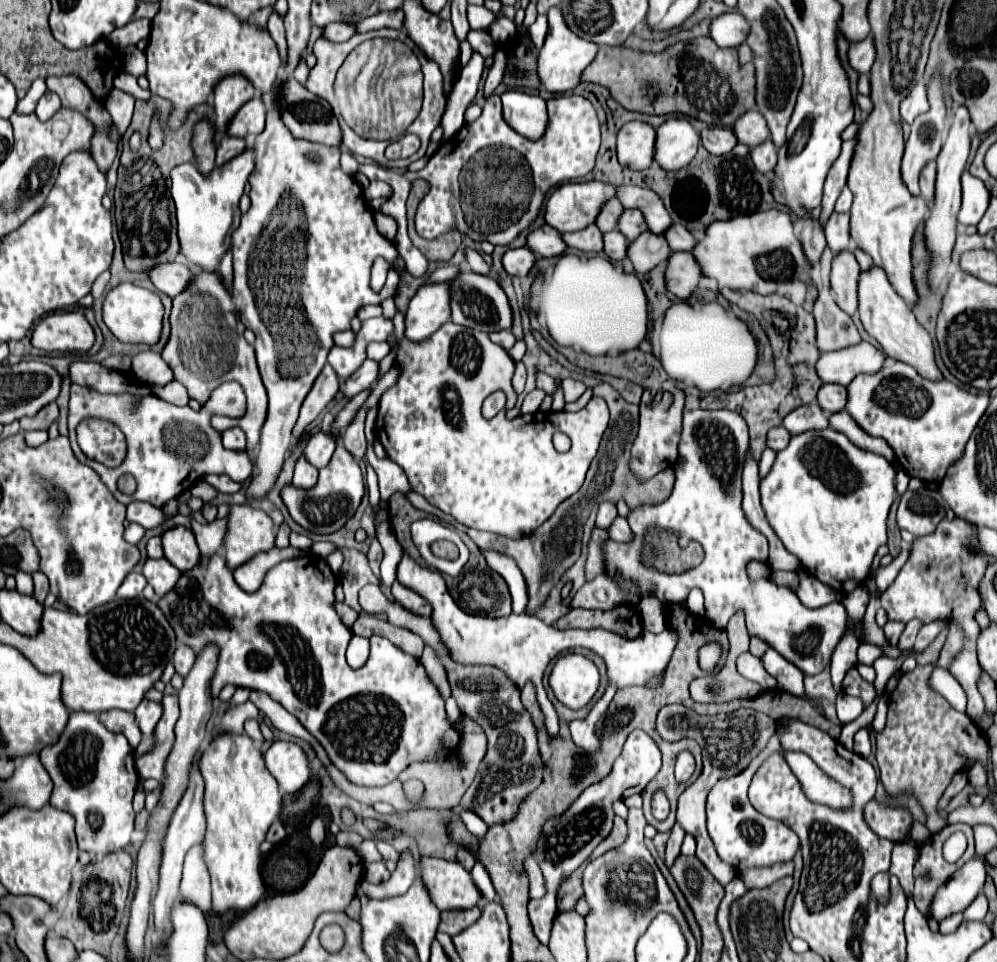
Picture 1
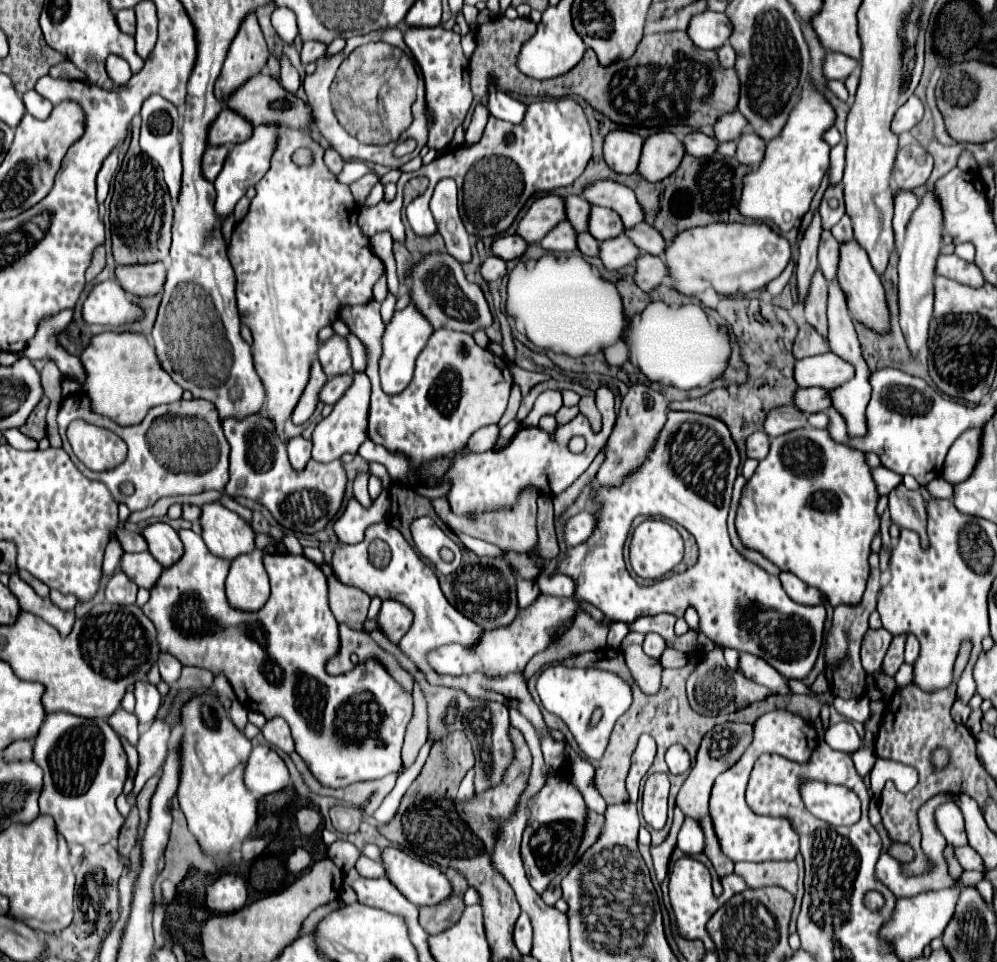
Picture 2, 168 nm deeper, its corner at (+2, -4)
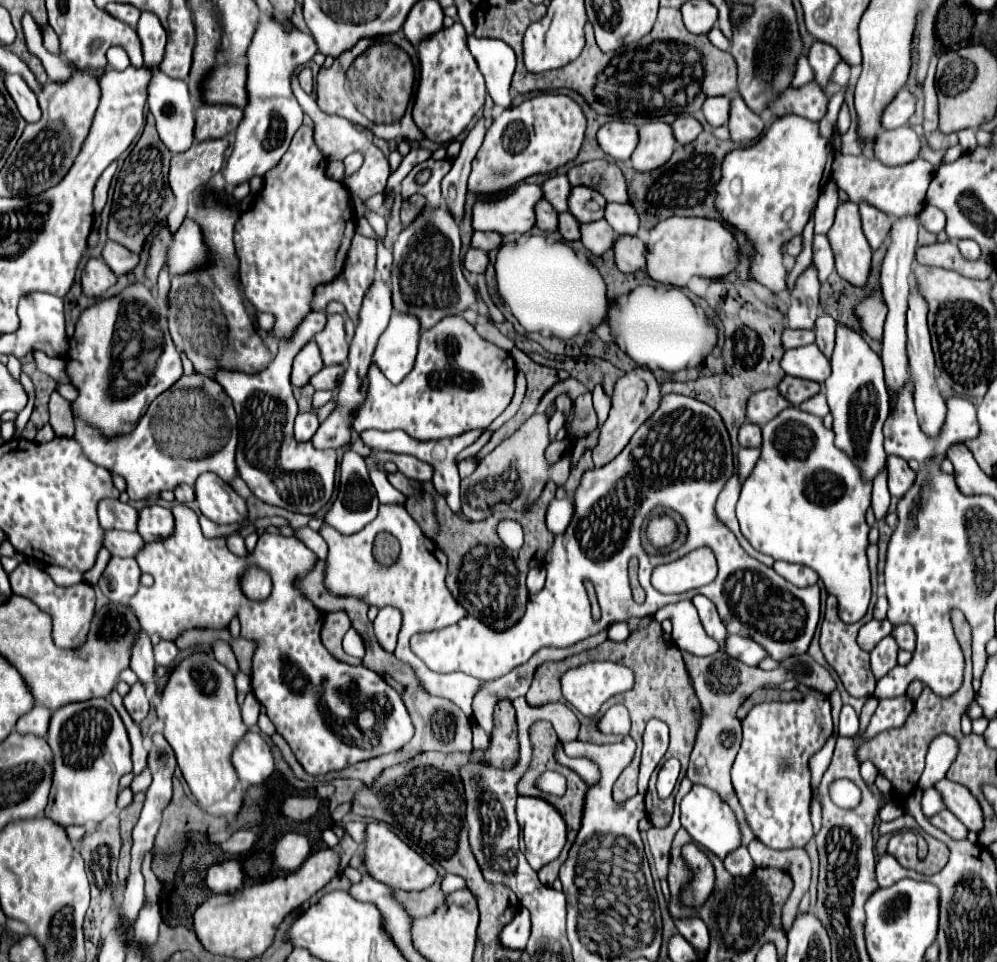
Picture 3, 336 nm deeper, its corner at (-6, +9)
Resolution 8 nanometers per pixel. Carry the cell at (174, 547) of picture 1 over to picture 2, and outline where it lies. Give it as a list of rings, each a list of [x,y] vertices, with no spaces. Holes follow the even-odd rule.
[[[156,522],[156,524],[150,524],[142,536],[146,538],[148,542],[148,550],[150,554],[164,566],[174,566],[182,556],[184,556],[184,544],[180,542],[180,536],[178,532],[164,524],[164,522]]]

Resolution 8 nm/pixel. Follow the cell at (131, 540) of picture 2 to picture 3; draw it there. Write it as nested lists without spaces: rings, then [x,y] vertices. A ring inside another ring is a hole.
[[[102,499],[98,505],[98,519],[102,529],[136,531],[138,511],[120,499]]]

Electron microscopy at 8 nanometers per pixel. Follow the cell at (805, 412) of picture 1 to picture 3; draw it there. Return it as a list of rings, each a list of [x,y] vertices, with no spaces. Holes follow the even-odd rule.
[[[764,389],[764,391],[752,393],[752,397],[748,397],[746,419],[750,423],[762,427],[786,407],[790,407],[790,403],[776,389]]]

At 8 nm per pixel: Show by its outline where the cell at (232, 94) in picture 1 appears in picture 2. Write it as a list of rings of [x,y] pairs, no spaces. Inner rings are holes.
[[[250,14],[242,22],[240,32],[236,34],[236,38],[228,50],[226,62],[216,80],[216,88],[214,88],[216,98],[220,102],[224,102],[224,98],[228,98],[228,94],[232,94],[232,90],[238,90],[248,78],[262,72],[266,62],[268,62],[266,40],[256,22],[256,16]]]

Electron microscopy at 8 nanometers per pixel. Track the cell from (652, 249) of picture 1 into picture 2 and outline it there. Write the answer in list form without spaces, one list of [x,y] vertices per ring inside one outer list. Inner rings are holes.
[[[624,234],[620,238],[604,240],[600,244],[600,260],[604,262],[604,266],[608,270],[618,270],[618,268],[628,266],[628,264],[636,262],[636,258],[640,258],[640,254],[644,254],[644,252],[636,250],[636,246],[632,246],[632,240]]]

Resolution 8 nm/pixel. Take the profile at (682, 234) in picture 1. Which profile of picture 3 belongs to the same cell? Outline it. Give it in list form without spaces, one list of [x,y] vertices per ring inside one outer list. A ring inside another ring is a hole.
[[[608,203],[604,219],[618,235],[636,235],[638,233],[638,213],[630,203]]]

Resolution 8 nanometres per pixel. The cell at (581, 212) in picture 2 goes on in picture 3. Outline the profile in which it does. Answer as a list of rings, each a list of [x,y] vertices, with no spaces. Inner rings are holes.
[[[554,175],[542,183],[544,189],[544,199],[556,209],[556,211],[568,211],[568,193],[570,193],[570,183],[566,175]]]

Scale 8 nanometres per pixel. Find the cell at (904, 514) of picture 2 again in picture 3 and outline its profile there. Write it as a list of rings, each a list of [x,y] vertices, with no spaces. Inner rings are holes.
[[[888,457],[886,471],[888,471],[888,489],[890,495],[894,497],[902,497],[916,477],[916,473],[908,467],[908,463],[902,457]]]

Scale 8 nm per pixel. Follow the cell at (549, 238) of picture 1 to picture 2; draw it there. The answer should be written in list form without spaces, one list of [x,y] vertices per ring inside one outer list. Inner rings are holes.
[[[512,234],[512,236],[504,236],[504,238],[498,238],[494,244],[492,244],[492,252],[504,260],[514,260],[514,258],[522,258],[524,252],[528,250],[528,242],[524,242],[524,238],[520,238],[518,234]]]

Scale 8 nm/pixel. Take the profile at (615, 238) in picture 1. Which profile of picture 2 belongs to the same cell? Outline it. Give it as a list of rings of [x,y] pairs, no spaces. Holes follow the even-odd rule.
[[[589,232],[578,233],[578,249],[584,256],[597,257],[598,245],[599,241]]]

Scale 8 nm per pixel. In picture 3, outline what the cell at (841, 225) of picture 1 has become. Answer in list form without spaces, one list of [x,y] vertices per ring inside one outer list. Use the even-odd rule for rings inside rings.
[[[814,235],[812,251],[814,251],[812,263],[814,263],[816,271],[818,271],[820,283],[824,283],[828,279],[828,275],[834,271],[834,255],[832,255],[828,237],[826,235]]]

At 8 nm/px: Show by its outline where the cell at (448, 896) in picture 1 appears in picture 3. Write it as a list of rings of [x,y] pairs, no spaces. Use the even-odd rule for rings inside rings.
[[[372,821],[372,823],[366,823],[366,837],[364,837],[364,851],[362,851],[362,857],[364,857],[364,867],[366,867],[366,873],[370,877],[374,877],[376,881],[380,883],[388,883],[388,887],[392,889],[402,889],[402,891],[422,891],[426,887],[430,887],[436,879],[438,879],[438,873],[436,869],[426,863],[414,849],[410,849],[404,841],[400,841],[384,823],[378,823],[378,821]]]

